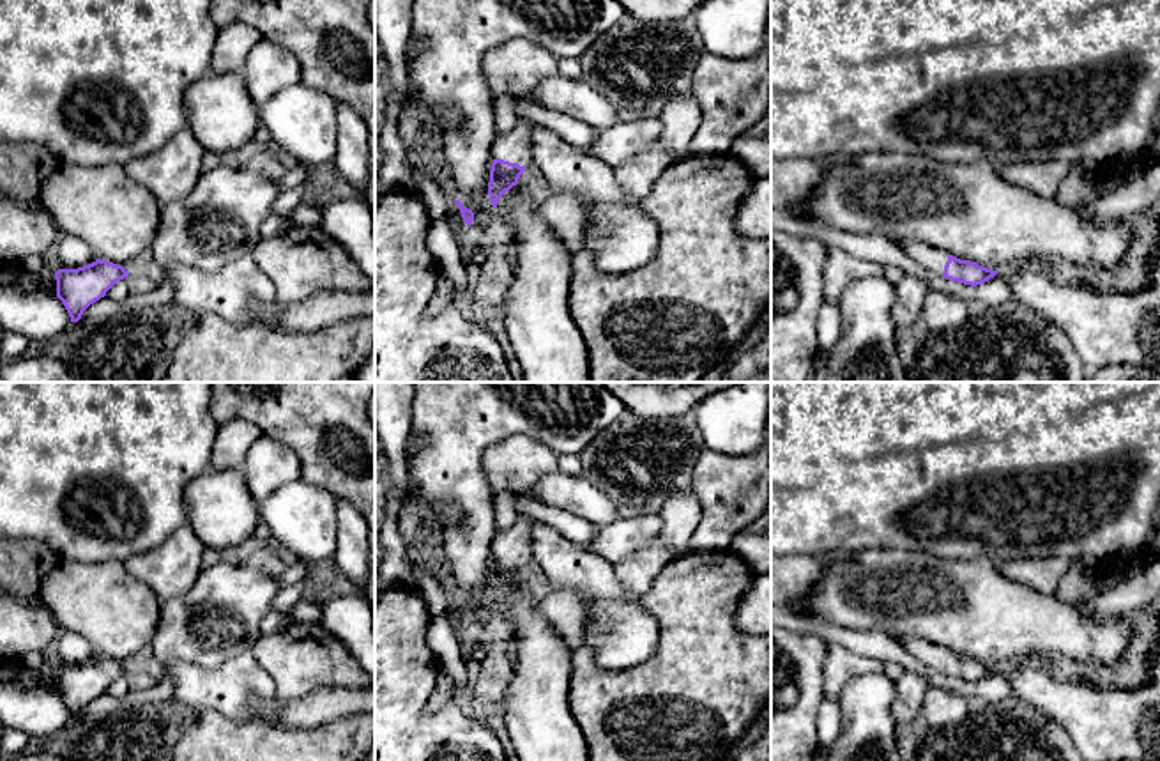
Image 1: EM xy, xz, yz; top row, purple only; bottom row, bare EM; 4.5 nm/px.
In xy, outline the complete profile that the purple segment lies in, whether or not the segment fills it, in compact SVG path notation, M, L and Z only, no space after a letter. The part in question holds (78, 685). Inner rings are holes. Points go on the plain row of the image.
M101 655L78 665L58 665L57 694L64 699L71 719L78 719L90 701L127 673L126 664Z

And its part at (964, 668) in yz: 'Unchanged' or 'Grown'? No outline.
Grown

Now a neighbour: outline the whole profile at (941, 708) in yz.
M928 687L921 717L930 727L951 727L962 722L967 715L967 699L958 690L946 690L942 687Z

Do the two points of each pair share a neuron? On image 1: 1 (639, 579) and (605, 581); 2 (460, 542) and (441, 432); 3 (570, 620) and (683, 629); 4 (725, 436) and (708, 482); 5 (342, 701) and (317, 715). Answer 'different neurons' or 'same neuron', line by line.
1: different neurons
2: same neuron
3: different neurons
4: different neurons
5: same neuron

